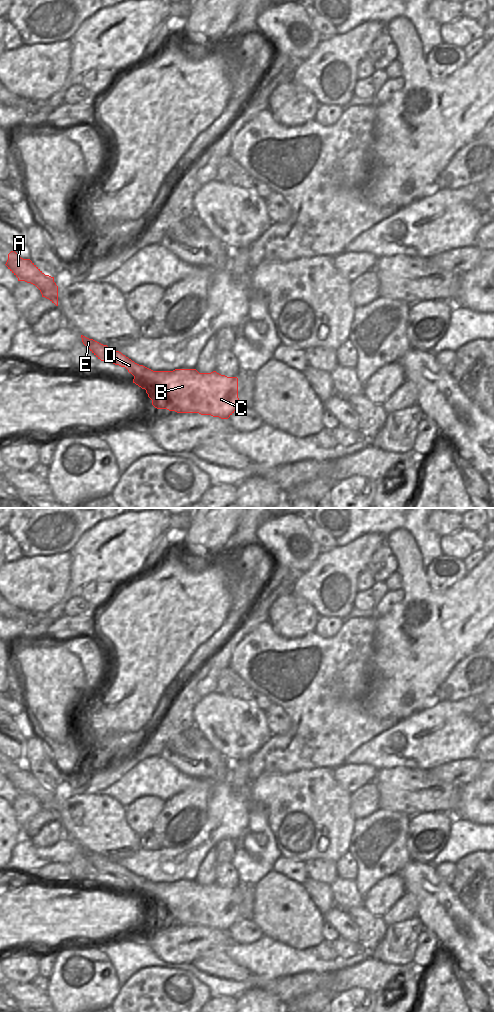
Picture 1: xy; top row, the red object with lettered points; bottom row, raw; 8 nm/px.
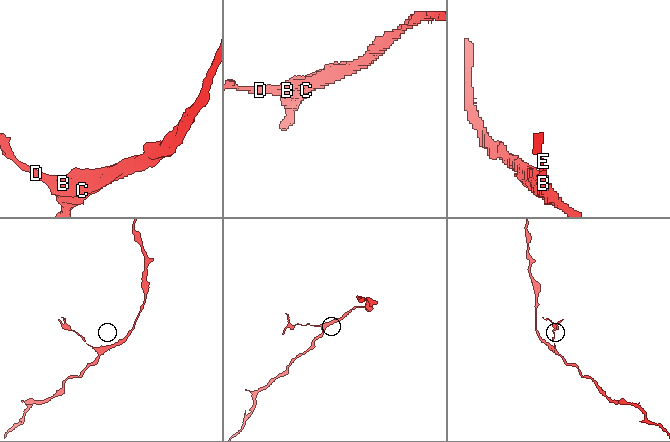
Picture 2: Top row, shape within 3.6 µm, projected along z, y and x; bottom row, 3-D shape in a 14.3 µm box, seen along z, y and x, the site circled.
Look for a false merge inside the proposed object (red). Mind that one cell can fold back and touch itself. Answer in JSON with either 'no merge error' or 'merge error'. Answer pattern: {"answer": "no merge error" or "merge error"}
{"answer": "merge error"}

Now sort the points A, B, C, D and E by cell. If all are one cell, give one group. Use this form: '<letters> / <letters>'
A D E / B C

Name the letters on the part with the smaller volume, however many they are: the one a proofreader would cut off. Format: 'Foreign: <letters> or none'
Foreign: A, D, E

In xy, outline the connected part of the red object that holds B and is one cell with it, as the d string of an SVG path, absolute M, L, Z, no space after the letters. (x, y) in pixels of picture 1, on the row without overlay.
M196 881L154 883L152 894L144 901L155 920L177 925L199 925L228 931L240 919L238 890L227 889L216 883L211 885L199 885Z

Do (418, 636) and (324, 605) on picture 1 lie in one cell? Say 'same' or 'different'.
different

